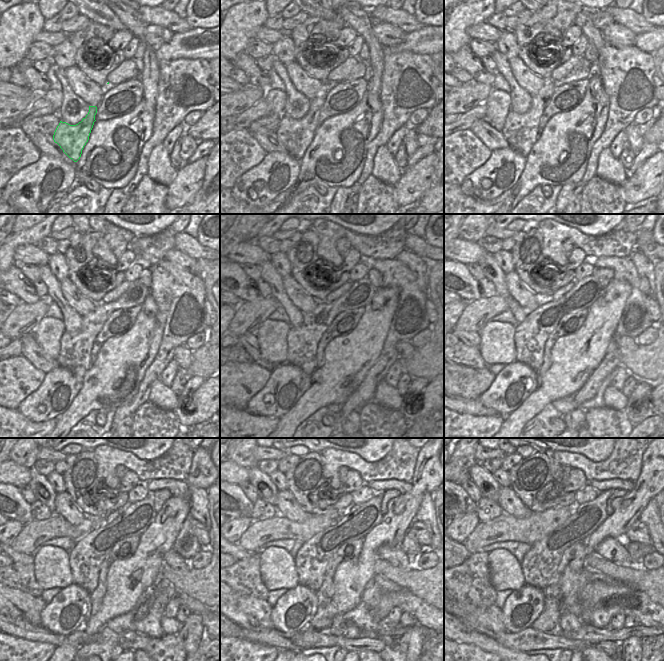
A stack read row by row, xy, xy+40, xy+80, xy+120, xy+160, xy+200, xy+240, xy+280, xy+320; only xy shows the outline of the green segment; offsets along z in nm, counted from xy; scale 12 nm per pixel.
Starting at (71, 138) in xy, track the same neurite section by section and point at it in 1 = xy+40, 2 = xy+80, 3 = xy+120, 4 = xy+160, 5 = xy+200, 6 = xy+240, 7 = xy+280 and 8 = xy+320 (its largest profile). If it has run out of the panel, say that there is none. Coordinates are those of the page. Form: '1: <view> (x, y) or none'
1: xy+40 (296, 135)
2: xy+80 (520, 130)
3: xy+120 (75, 354)
4: xy+160 (302, 341)
5: xy+200 (530, 336)
6: xy+240 (85, 558)
7: xy+280 (312, 559)
8: xy+320 (539, 564)

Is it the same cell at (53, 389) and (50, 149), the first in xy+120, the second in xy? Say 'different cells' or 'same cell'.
different cells

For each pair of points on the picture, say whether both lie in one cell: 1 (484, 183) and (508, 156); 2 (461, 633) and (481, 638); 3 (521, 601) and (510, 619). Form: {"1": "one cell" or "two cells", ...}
{"1": "one cell", "2": "one cell", "3": "one cell"}

